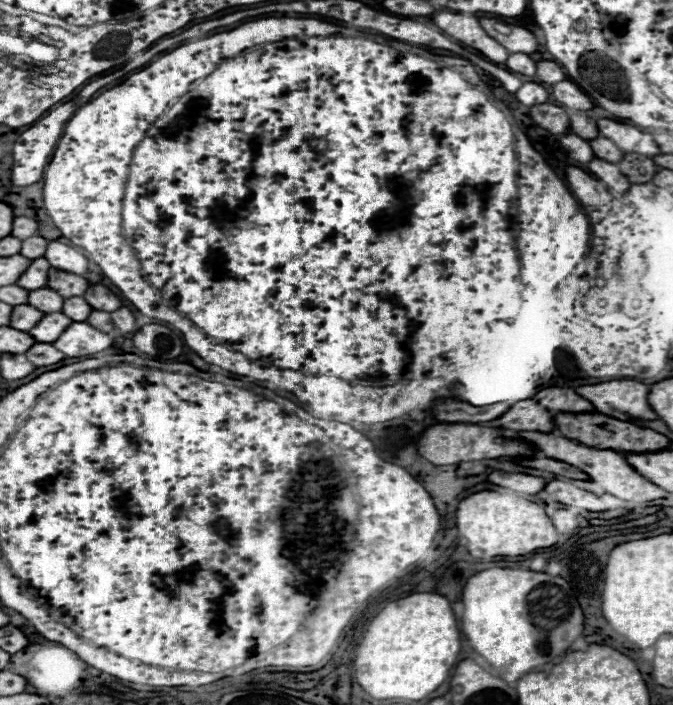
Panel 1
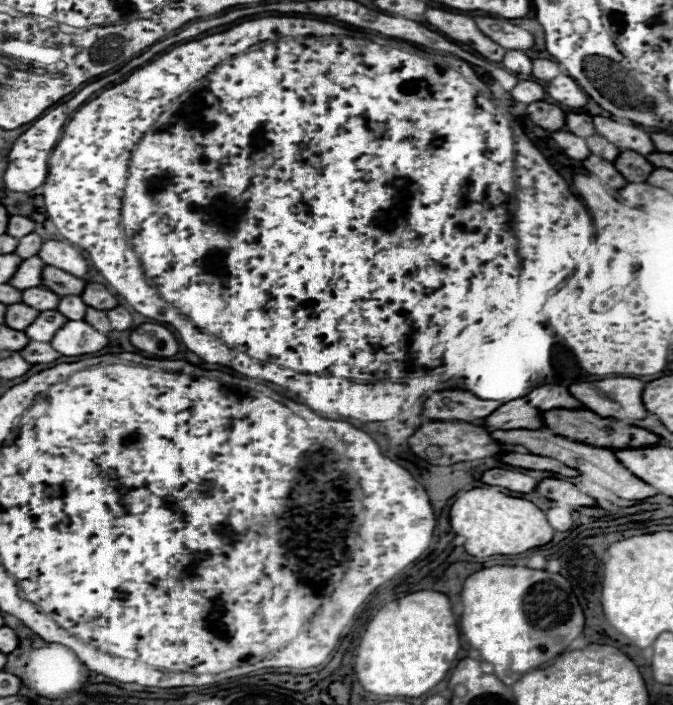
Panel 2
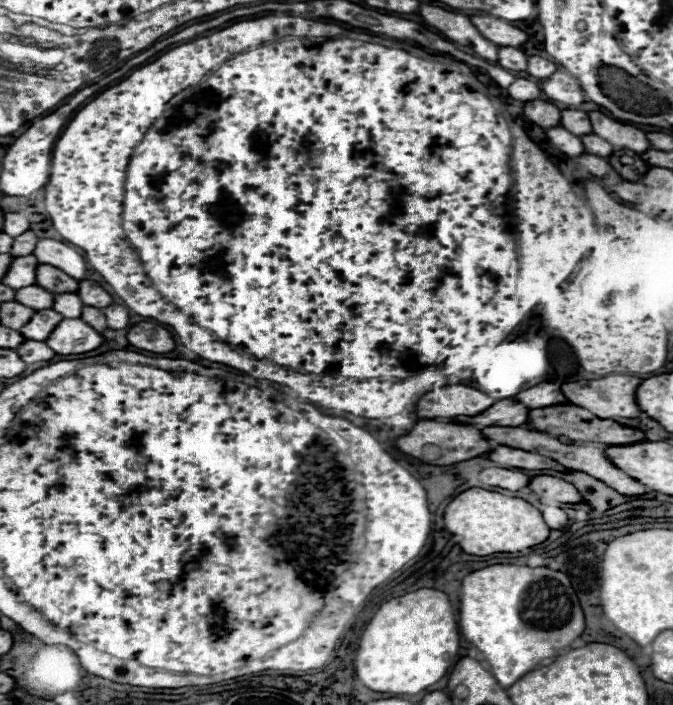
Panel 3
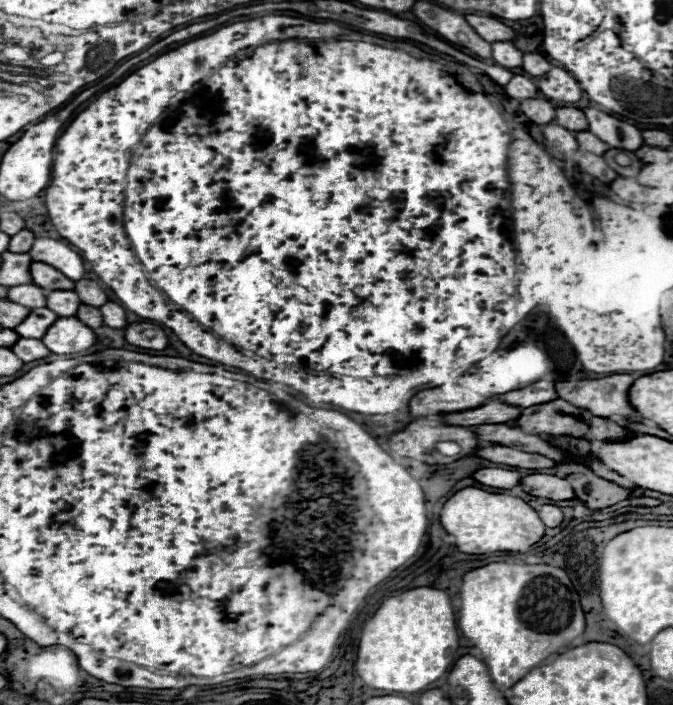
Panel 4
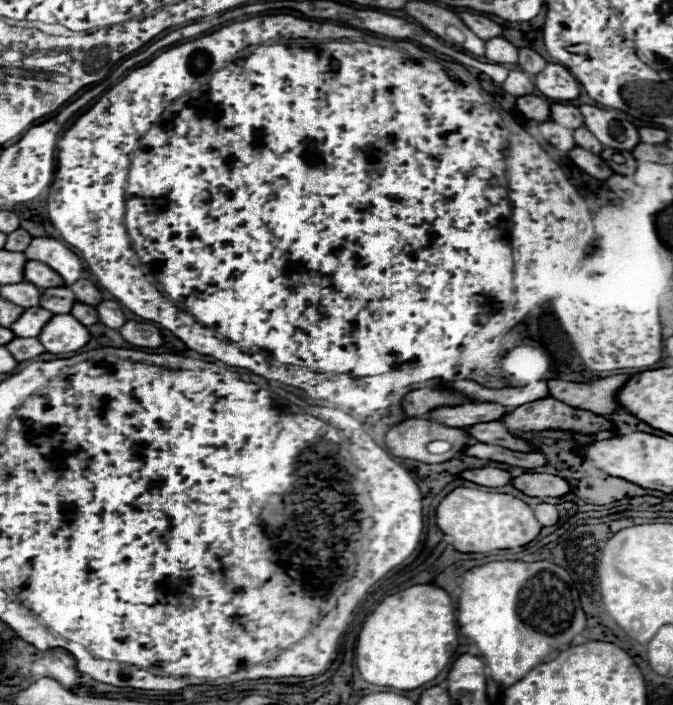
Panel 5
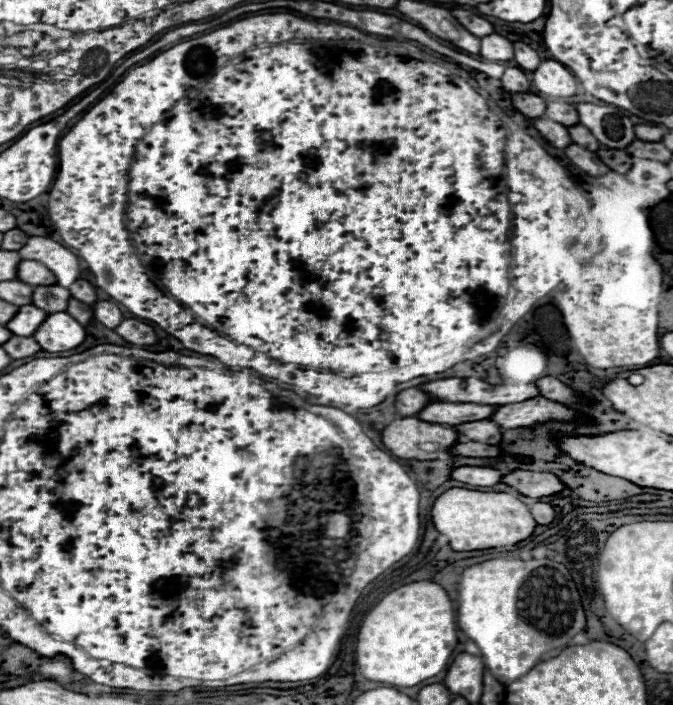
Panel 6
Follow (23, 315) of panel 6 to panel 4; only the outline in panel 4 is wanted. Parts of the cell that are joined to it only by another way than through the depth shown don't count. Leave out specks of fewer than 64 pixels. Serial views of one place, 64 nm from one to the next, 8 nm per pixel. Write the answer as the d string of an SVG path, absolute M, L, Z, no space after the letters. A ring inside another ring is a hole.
M44 308L44 310L32 310L28 314L28 318L18 326L14 328L22 338L36 338L36 340L42 340L44 334L48 332L48 328L58 320L60 316L54 314L52 310Z

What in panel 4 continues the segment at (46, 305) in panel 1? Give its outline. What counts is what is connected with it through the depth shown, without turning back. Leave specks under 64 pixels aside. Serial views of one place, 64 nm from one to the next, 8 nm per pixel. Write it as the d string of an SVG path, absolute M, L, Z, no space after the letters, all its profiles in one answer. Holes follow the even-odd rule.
M24 284L24 286L12 286L8 288L8 300L22 304L26 308L44 308L46 306L46 296L44 290L36 284Z

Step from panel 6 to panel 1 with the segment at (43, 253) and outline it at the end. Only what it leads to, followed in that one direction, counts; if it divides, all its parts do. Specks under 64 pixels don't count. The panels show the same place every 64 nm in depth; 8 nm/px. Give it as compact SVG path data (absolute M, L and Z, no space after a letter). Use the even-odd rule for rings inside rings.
M50 242L44 258L50 262L52 268L58 268L64 272L72 272L78 276L88 272L88 258L62 242Z

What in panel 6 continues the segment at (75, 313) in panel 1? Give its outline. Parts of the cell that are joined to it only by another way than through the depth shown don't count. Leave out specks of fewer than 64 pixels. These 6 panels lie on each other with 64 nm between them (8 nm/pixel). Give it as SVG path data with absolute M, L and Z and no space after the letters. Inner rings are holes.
M36 286L34 288L34 304L52 314L52 312L66 312L70 290L60 290L60 286Z

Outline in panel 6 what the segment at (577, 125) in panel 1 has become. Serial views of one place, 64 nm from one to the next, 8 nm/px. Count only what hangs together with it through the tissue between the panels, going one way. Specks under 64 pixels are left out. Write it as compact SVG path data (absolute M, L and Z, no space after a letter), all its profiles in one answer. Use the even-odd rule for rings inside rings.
M550 102L544 116L558 122L558 124L564 124L566 128L574 126L574 124L580 124L576 108L572 104L566 104L566 102Z

